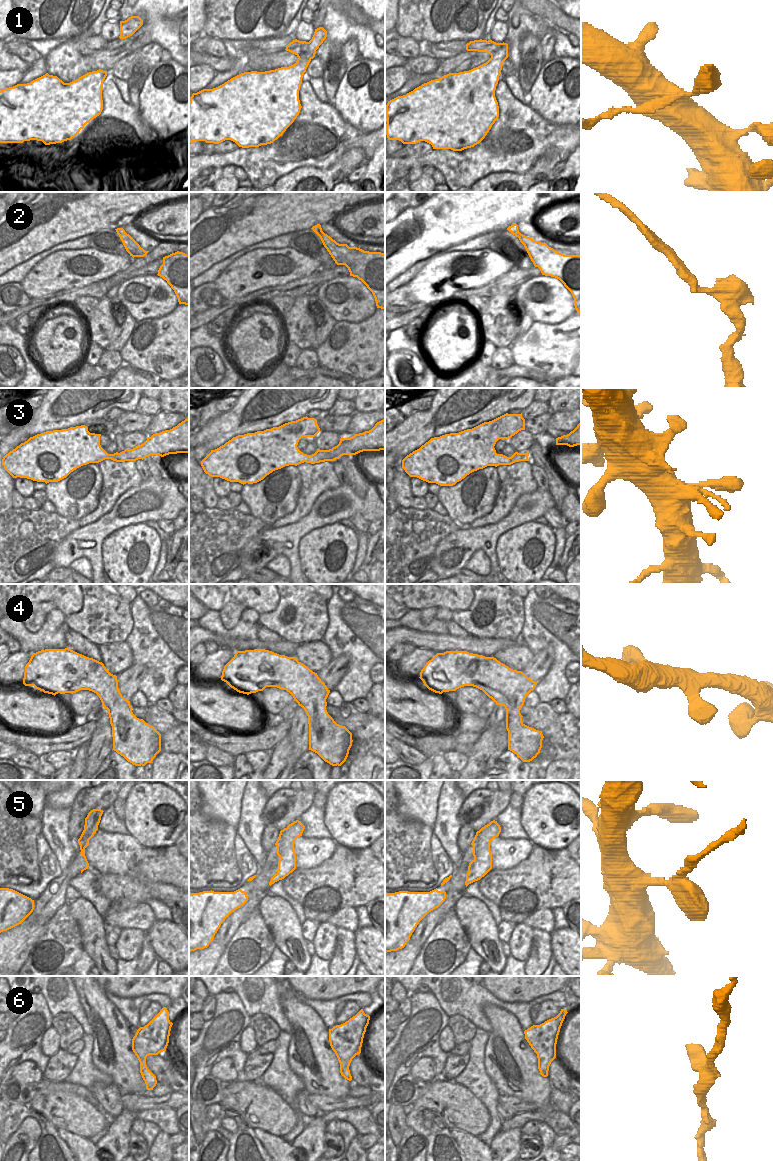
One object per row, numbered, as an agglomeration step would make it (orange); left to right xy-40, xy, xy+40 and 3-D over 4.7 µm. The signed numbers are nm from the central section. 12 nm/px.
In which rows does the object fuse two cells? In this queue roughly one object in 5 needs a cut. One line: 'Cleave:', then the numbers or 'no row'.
Cleave: 1, 5.

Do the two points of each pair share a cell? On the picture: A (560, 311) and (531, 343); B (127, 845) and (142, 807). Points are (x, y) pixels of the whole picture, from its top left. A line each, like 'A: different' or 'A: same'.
A: different
B: different

